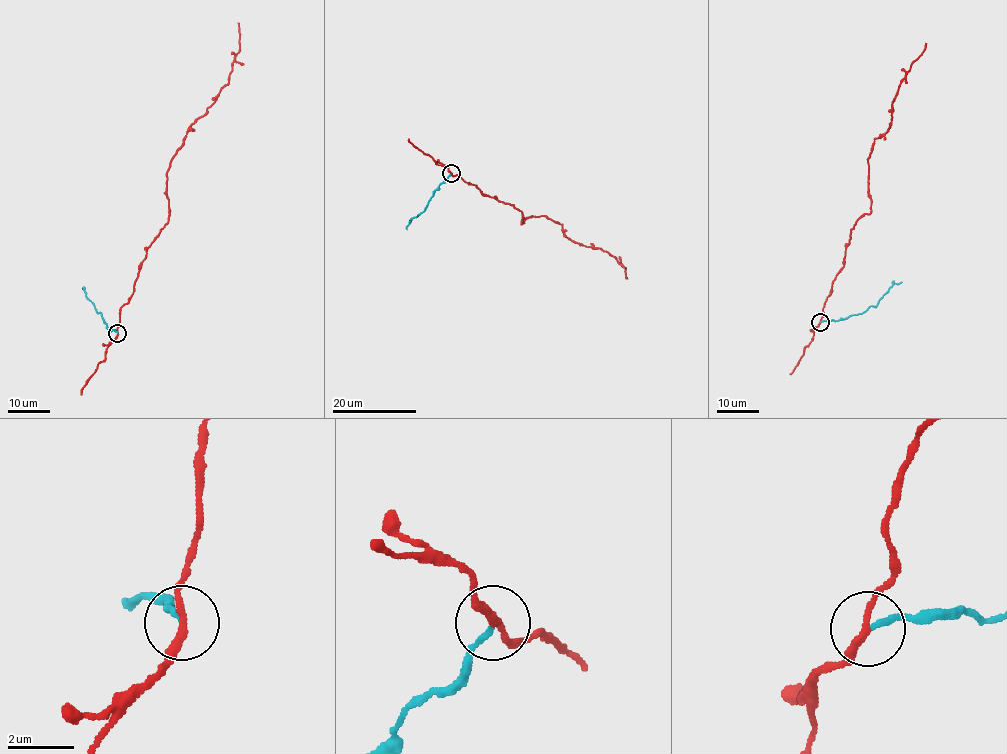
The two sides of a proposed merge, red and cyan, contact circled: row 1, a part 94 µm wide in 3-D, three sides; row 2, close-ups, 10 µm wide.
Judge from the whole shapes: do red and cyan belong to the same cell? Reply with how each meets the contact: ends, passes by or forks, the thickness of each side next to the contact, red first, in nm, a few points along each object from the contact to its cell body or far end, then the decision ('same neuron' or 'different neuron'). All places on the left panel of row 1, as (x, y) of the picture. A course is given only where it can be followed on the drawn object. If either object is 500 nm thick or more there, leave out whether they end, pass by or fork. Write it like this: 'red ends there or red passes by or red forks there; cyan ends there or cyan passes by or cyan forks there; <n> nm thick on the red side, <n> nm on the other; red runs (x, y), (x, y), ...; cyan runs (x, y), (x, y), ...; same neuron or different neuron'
red passes by; cyan ends there; 200 nm thick on the red side, 160 nm on the other; red runs (117, 333), (140, 262), (170, 215), (172, 157), (228, 82), (239, 51), (238, 23); cyan runs (117, 333), (108, 329), (100, 312), (87, 298), (84, 286); different neuron

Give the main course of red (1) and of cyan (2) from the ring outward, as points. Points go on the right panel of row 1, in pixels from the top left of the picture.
1: (821, 322), (856, 222), (871, 211), (868, 160), (872, 144), (891, 123), (892, 102), (900, 82), (926, 43)
2: (821, 322), (861, 314), (877, 305), (886, 291), (902, 282)

